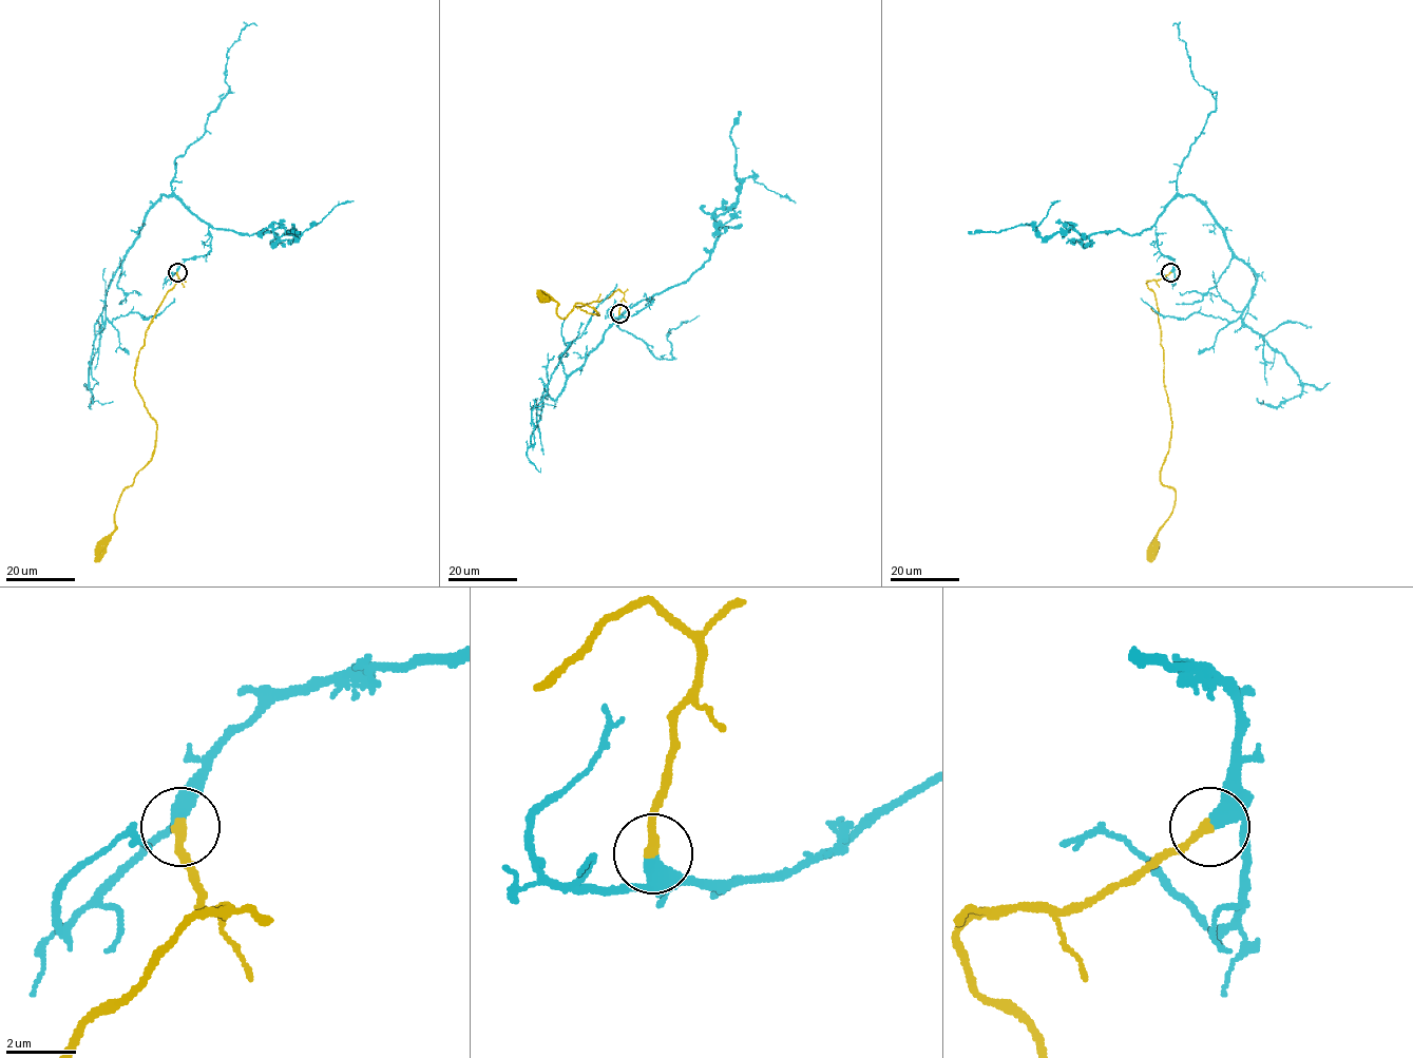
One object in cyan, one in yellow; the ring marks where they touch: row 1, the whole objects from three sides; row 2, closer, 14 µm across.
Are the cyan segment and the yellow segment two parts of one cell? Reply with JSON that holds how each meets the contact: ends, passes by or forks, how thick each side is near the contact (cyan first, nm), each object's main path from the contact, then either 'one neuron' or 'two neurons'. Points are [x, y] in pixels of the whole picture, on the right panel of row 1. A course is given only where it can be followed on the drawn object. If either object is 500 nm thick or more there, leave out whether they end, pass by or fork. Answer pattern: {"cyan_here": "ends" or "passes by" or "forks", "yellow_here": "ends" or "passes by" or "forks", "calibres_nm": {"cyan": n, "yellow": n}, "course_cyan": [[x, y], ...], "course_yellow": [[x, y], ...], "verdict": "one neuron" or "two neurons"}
{"cyan_here": "passes by", "yellow_here": "ends", "calibres_nm": {"cyan": 360, "yellow": 260}, "course_cyan": [[1171, 272], [1154, 225], [1178, 196], [1194, 195], [1257, 276], [1242, 321], [1302, 385], [1277, 406], [1262, 401]], "course_yellow": [[1170, 272], [1146, 283], [1158, 309], [1164, 385], [1172, 425], [1160, 482], [1173, 491], [1175, 503], [1152, 547]], "verdict": "one neuron"}

